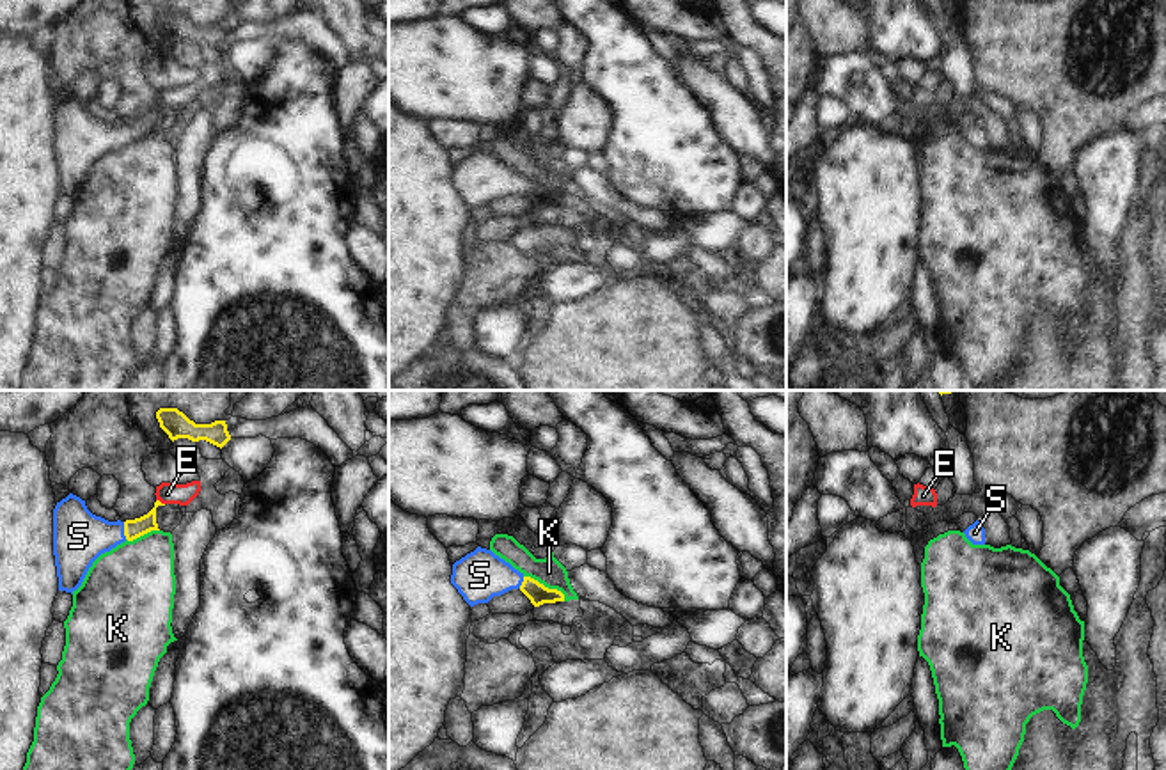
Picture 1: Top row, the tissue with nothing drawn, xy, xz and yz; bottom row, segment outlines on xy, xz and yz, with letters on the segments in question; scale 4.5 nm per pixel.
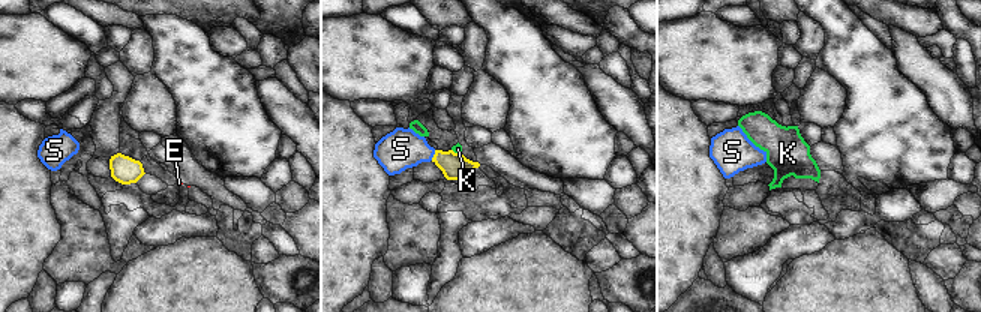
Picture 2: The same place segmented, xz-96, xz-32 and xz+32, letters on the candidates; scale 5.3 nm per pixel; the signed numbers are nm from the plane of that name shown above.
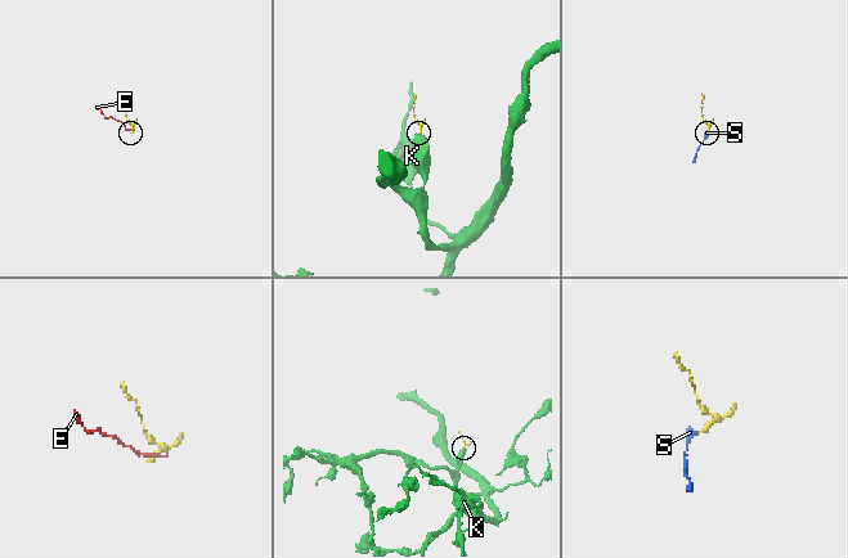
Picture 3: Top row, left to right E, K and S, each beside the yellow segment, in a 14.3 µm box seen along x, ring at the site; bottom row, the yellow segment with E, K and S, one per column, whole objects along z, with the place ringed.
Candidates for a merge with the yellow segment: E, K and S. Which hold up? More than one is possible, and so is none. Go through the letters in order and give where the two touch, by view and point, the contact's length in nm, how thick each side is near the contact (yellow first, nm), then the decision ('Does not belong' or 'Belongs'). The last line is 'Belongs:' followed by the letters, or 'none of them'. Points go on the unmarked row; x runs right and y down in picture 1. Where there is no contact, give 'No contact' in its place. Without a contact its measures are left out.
E: Touches yellow at xy (158, 103). Shared border 50 nm. Thickness 90 nm (yellow) against 100 nm. Does not belong
K: Touches yellow at xz (547, 190). Shared border 220 nm. Thickness 90 nm (yellow) against 130 nm. Does not belong
S: Touches yellow at xy (125, 133). Shared border 80 nm. Thickness 90 nm (yellow) against 240 nm. Belongs
Belongs: S.

